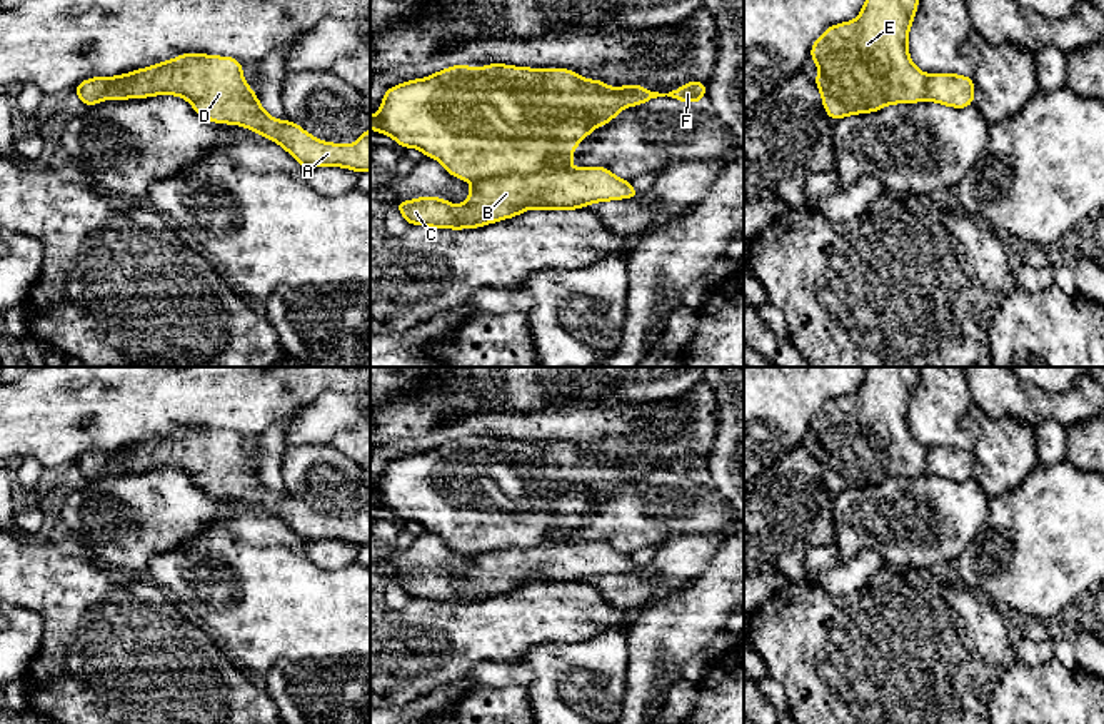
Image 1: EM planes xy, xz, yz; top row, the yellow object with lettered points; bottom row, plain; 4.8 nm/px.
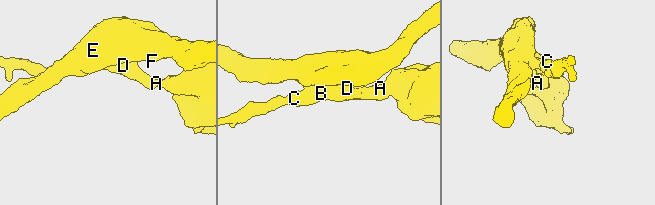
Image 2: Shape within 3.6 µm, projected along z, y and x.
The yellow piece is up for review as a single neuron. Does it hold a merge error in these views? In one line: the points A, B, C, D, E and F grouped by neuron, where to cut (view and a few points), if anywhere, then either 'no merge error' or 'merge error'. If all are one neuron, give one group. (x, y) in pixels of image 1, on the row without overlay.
A B C D / E F; cut in xz along (569, 541), (487, 549), (474, 558); merge error

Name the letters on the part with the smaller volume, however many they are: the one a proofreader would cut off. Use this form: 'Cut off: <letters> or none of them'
Cut off: A, B, C, D

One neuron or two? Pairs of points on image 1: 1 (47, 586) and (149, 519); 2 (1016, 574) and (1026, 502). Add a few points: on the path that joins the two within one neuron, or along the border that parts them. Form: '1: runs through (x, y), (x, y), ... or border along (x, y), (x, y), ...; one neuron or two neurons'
1: border along (70, 536), (100, 563), (127, 573); two neurons
2: runs through (1026, 556), (1026, 521); one neuron

